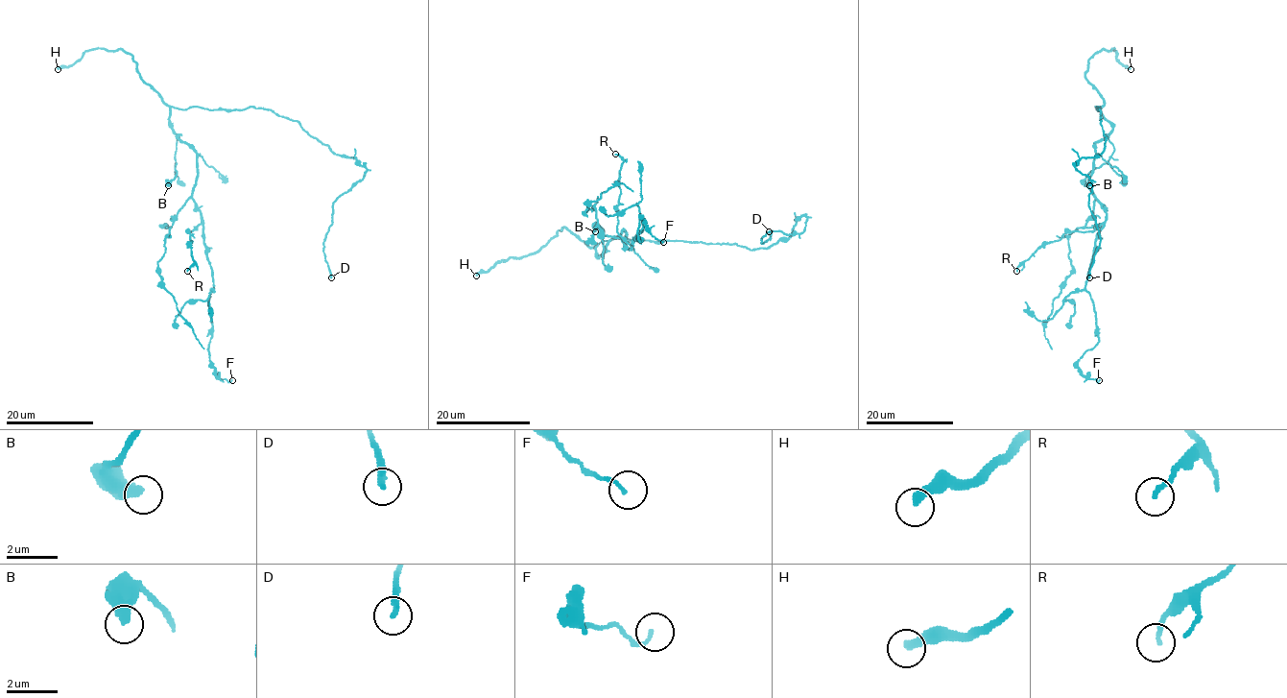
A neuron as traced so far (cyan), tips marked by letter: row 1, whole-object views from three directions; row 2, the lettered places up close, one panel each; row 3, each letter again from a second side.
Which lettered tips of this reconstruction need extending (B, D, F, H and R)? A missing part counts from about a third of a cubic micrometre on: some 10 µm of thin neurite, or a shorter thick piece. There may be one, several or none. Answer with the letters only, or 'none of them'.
D, H

